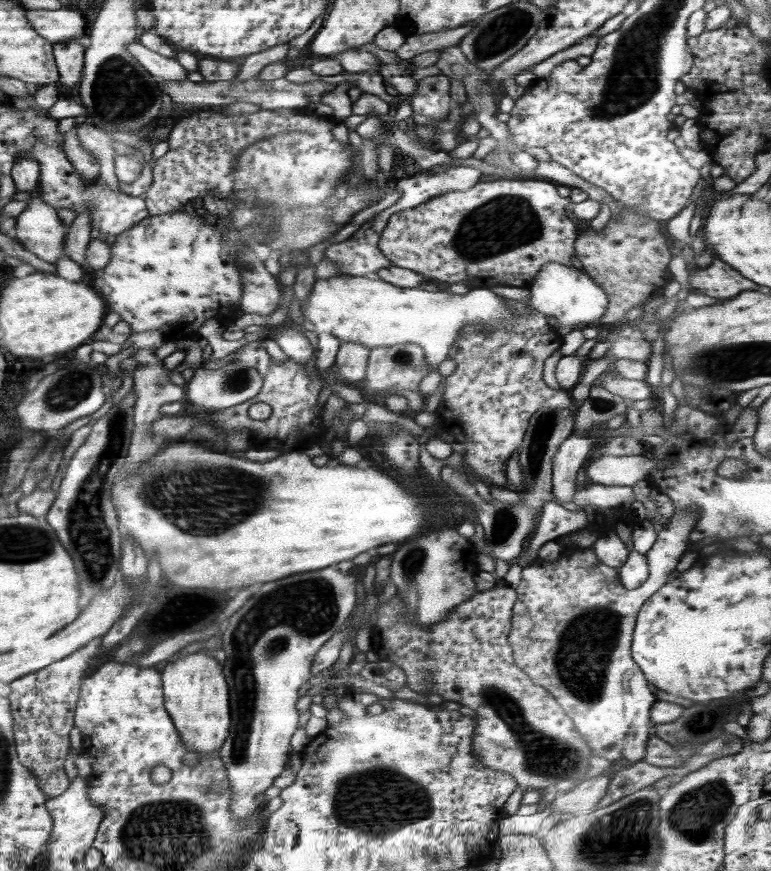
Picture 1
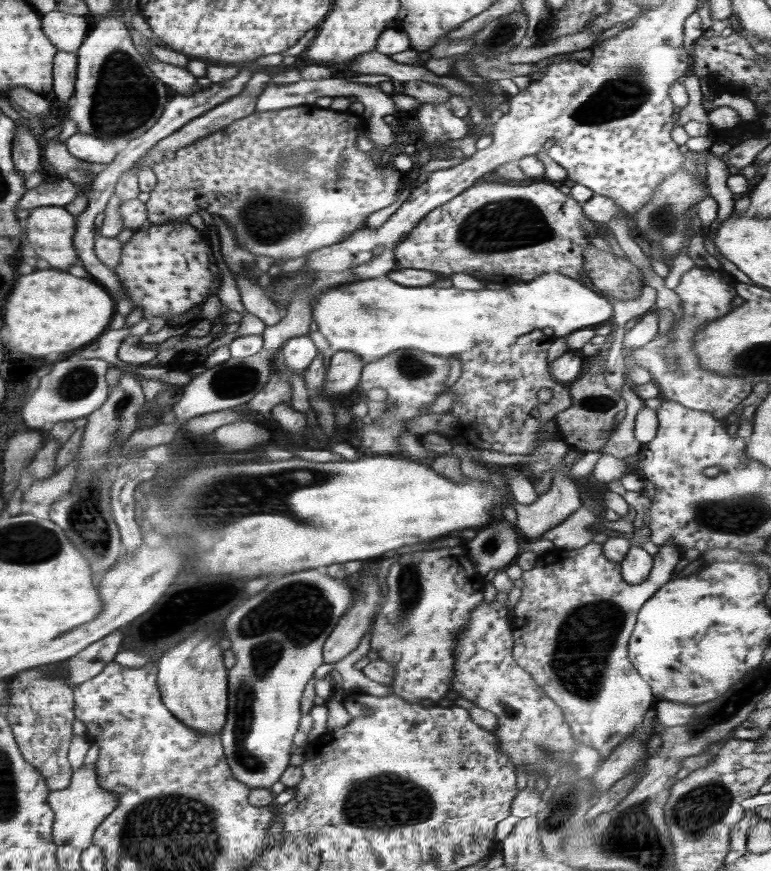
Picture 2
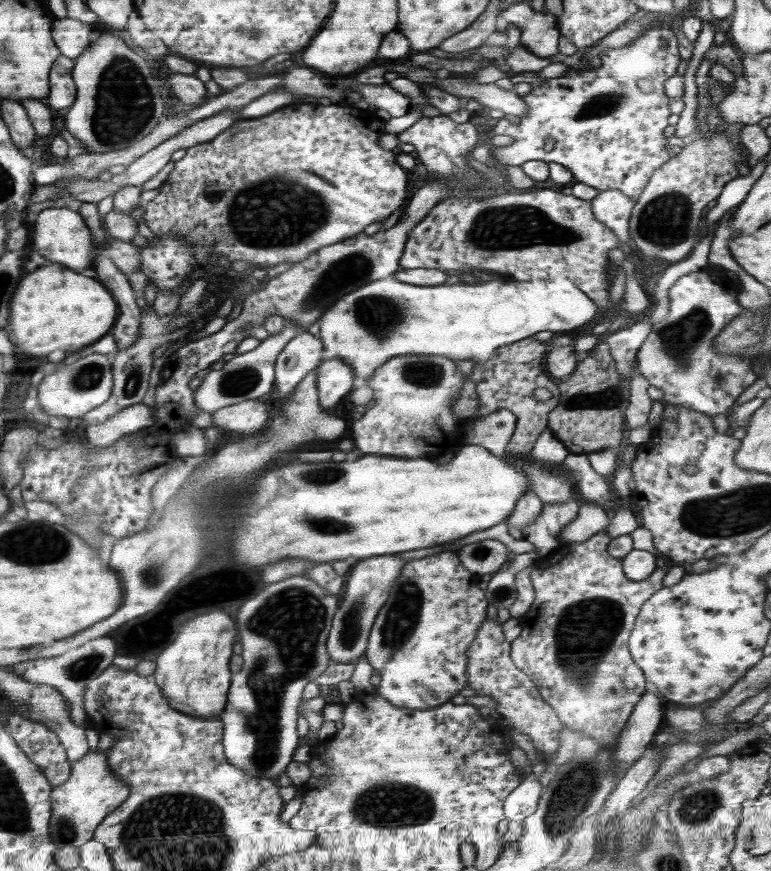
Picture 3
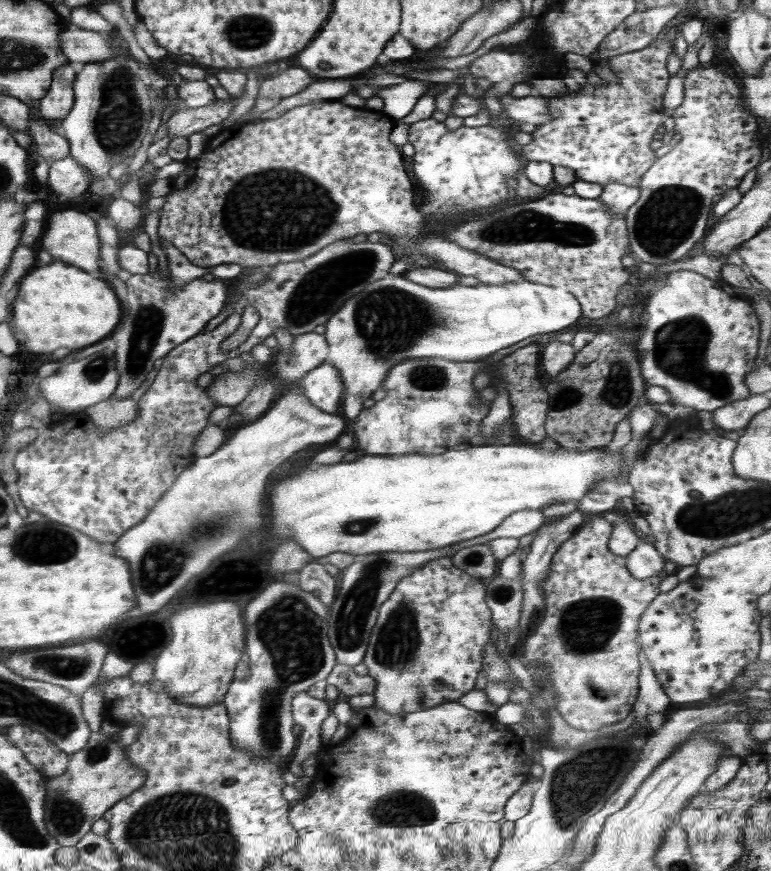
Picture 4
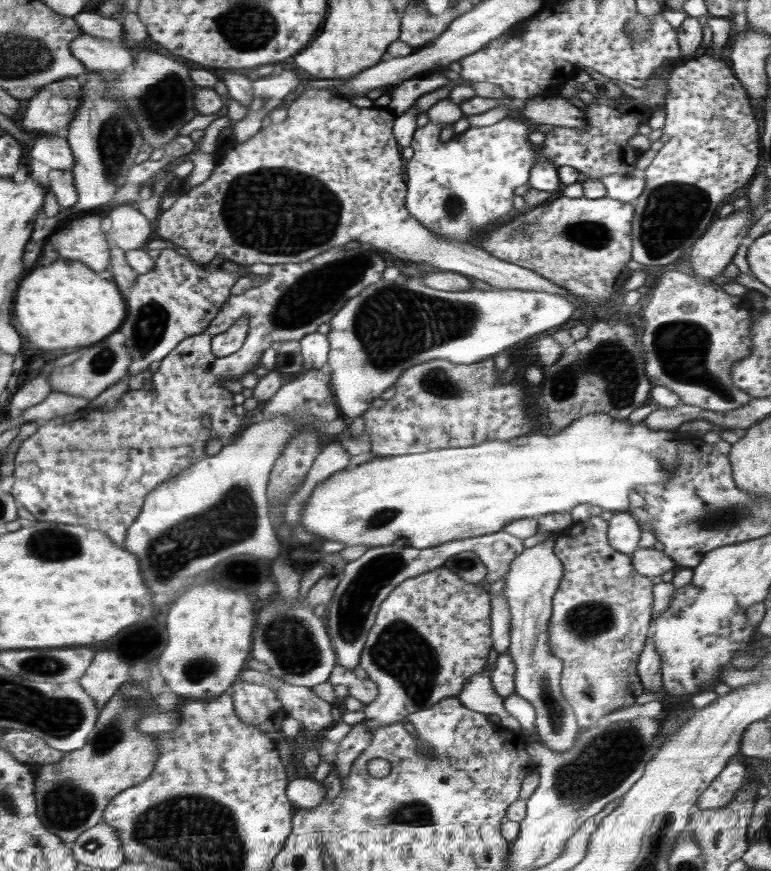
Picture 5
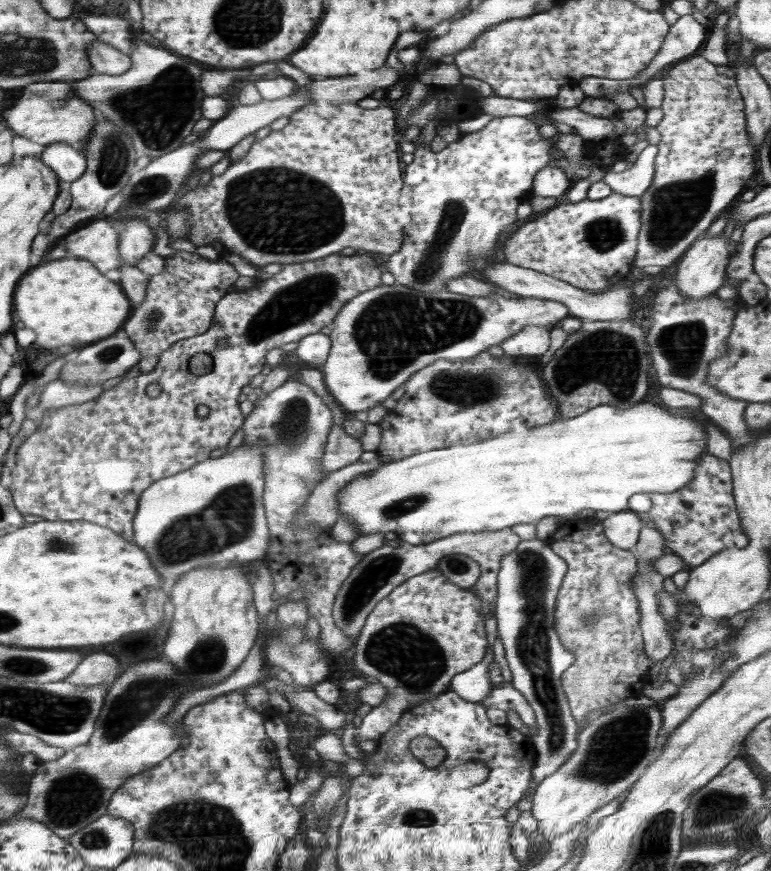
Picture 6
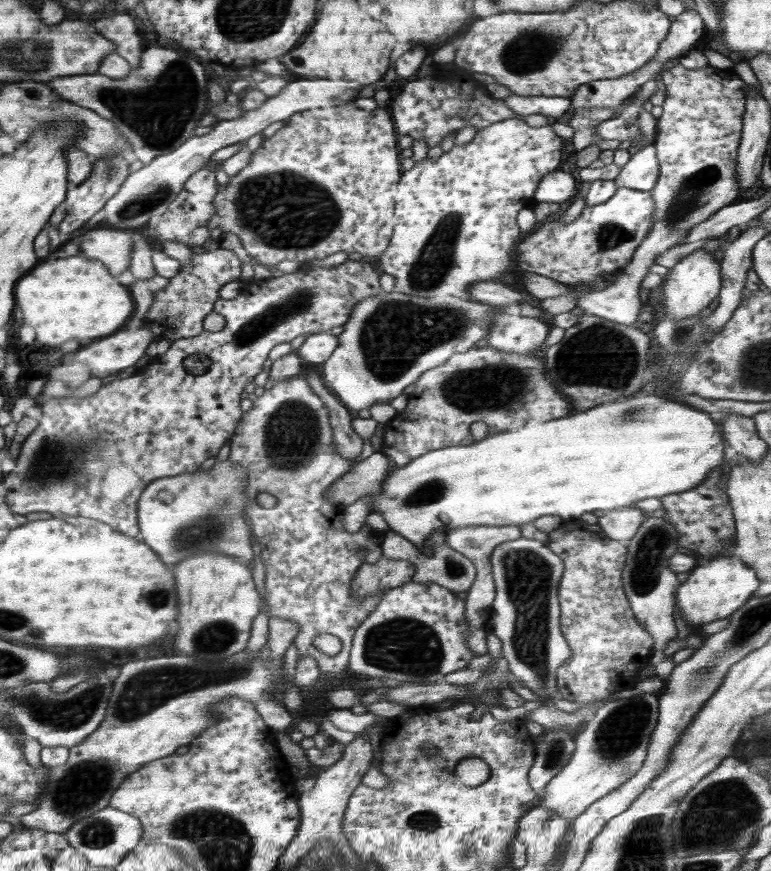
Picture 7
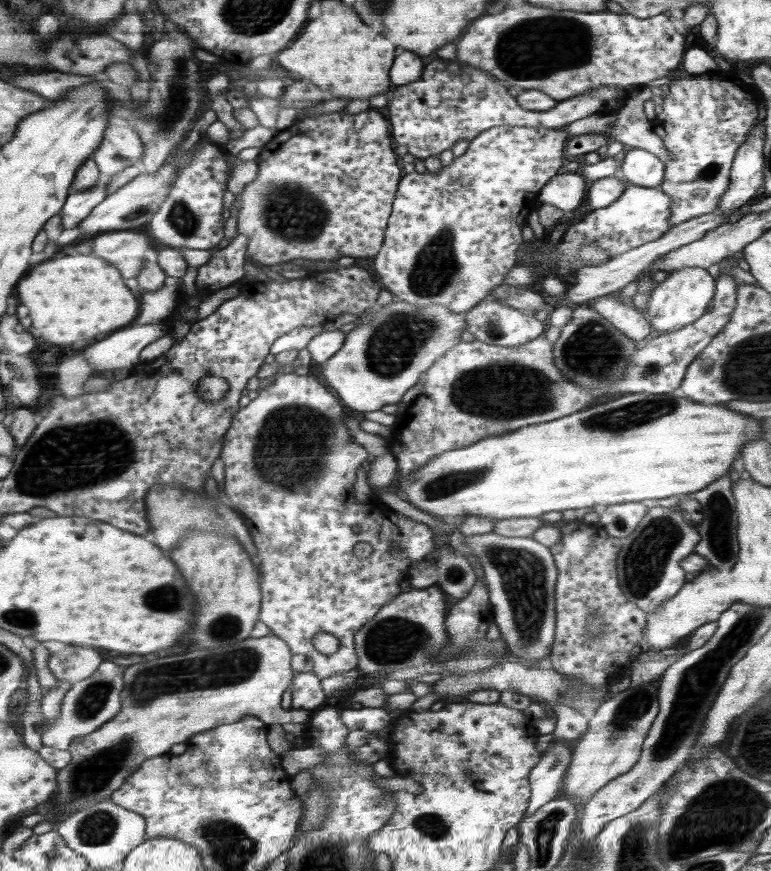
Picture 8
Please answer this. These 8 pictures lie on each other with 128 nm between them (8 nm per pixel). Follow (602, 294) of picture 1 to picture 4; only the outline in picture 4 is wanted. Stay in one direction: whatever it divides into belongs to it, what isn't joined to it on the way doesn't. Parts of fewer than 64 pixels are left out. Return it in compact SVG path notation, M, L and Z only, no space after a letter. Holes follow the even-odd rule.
M387 274L384 280L363 287L358 294L349 298L334 314L331 314L323 333L328 343L325 361L339 370L346 392L344 416L354 420L365 409L362 405L364 400L380 389L388 371L399 362L435 357L452 362L480 361L478 358L498 354L502 348L512 346L524 338L562 330L574 324L582 315L581 304L571 292L559 287L534 284L526 279L499 285L456 284L450 288L426 288L406 278Z

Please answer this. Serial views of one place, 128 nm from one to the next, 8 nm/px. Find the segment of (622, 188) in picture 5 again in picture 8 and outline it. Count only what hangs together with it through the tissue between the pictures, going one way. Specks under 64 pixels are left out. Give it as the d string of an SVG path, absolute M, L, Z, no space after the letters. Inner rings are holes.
M629 148L620 165L623 177L633 185L648 188L658 187L663 181L665 162L652 152Z

